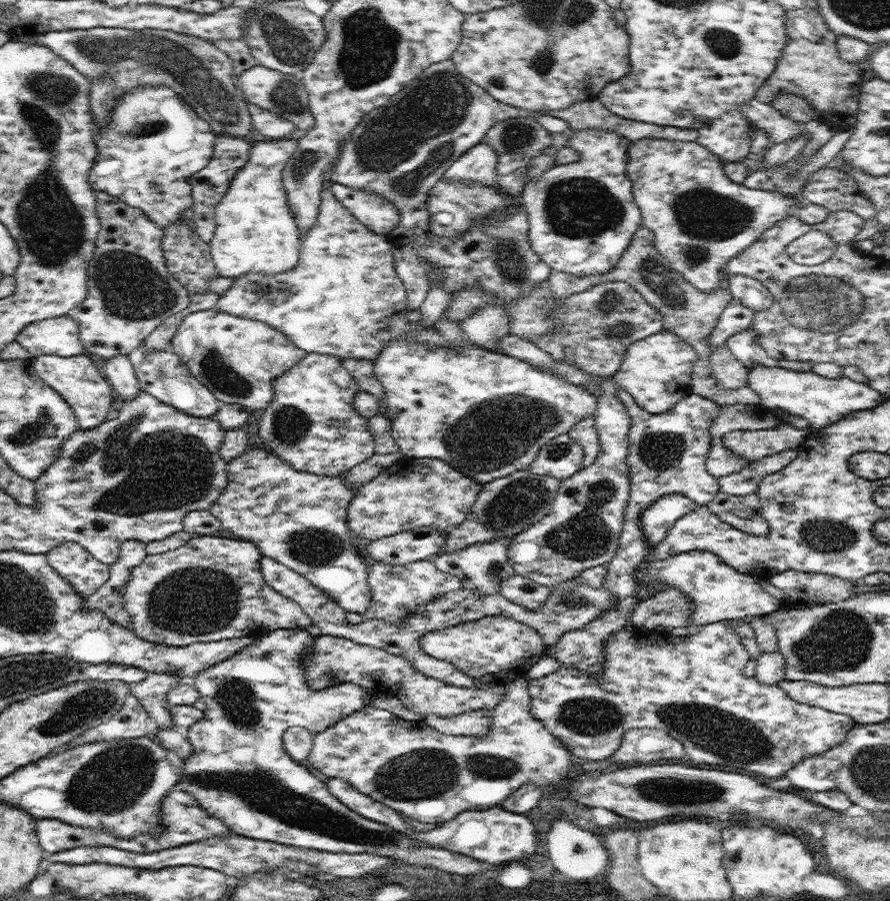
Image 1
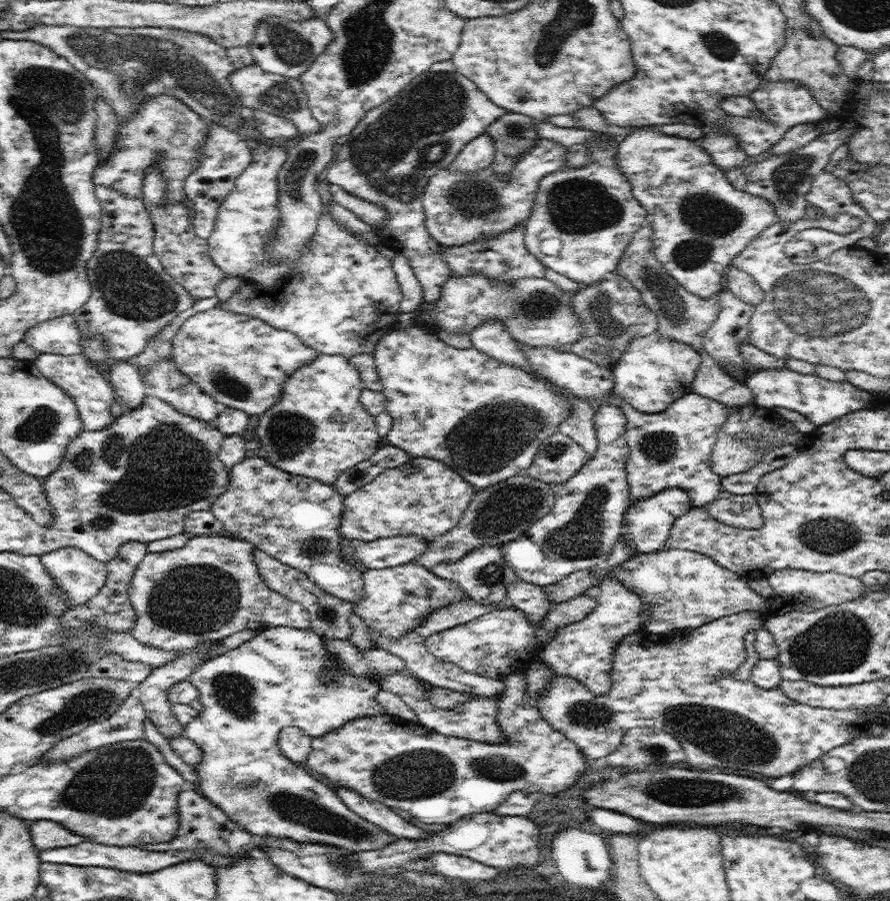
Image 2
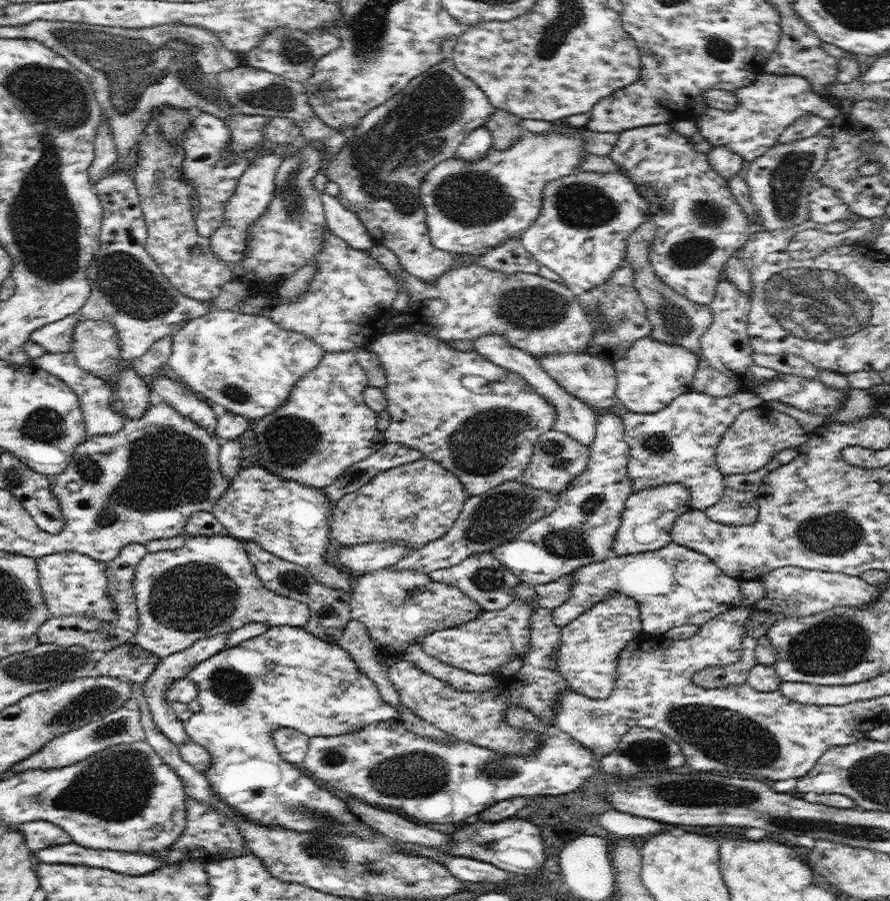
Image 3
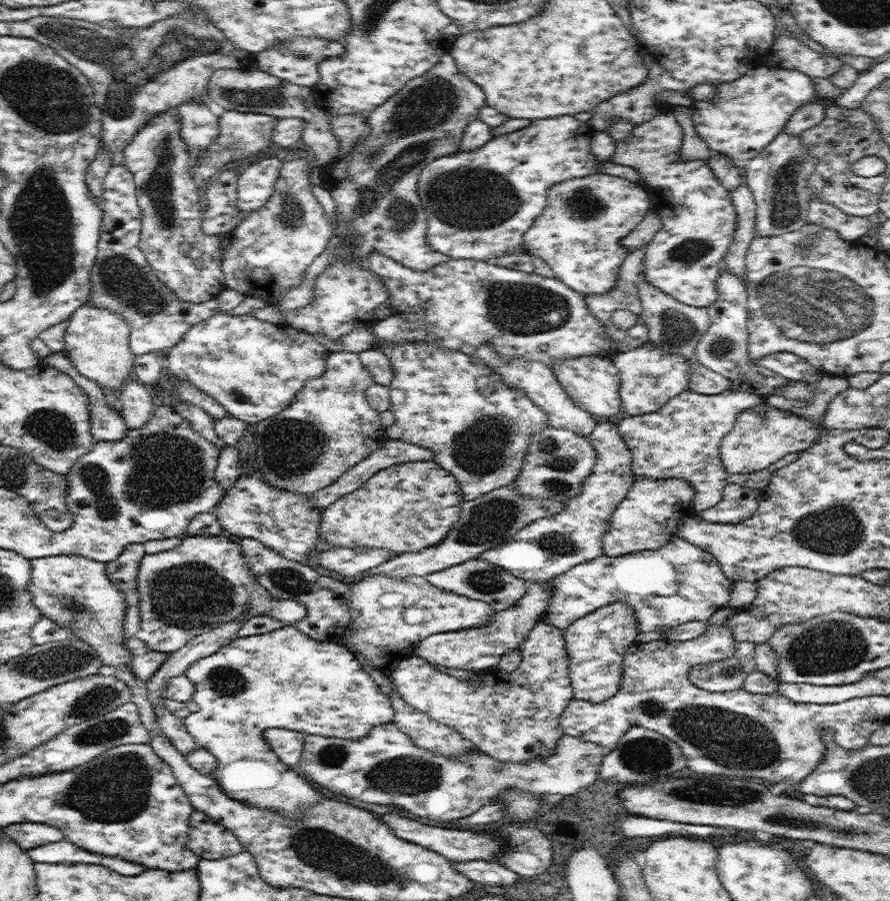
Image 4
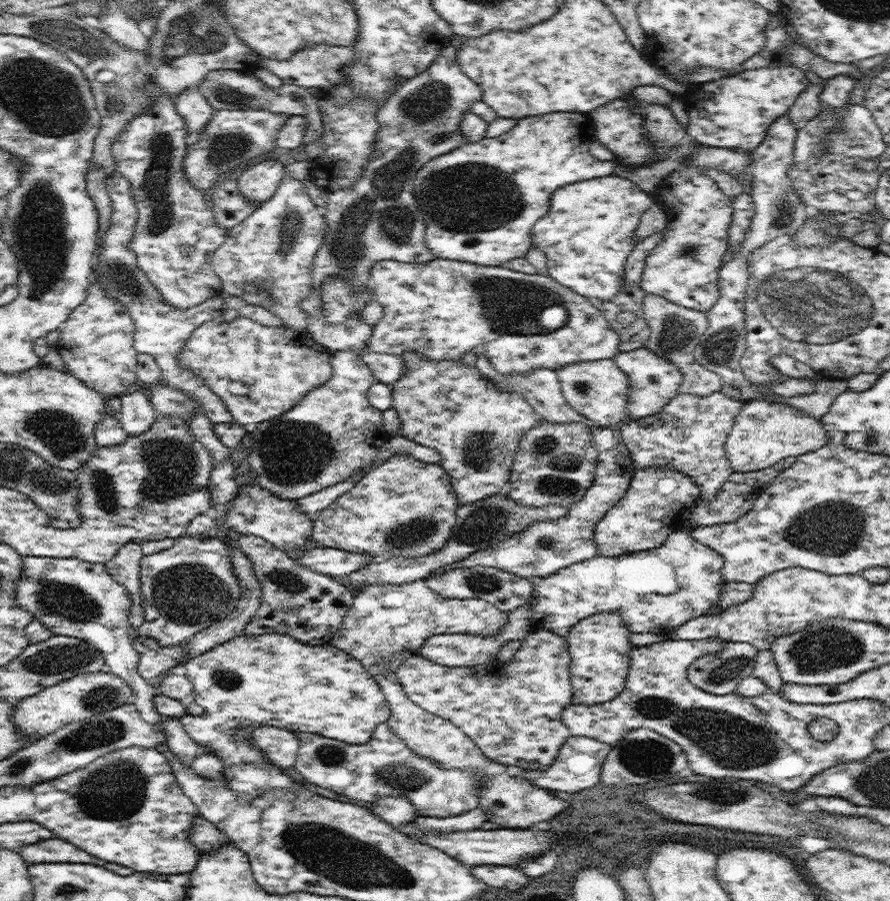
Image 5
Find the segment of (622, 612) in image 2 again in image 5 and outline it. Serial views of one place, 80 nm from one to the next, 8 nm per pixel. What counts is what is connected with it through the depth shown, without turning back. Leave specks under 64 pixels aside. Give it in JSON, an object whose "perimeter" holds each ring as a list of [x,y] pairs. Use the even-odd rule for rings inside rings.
{"perimeter":[[[614,611],[599,612],[576,623],[565,637],[571,656],[570,672],[576,704],[595,705],[612,700],[625,687],[630,666],[631,630],[622,615]]]}

